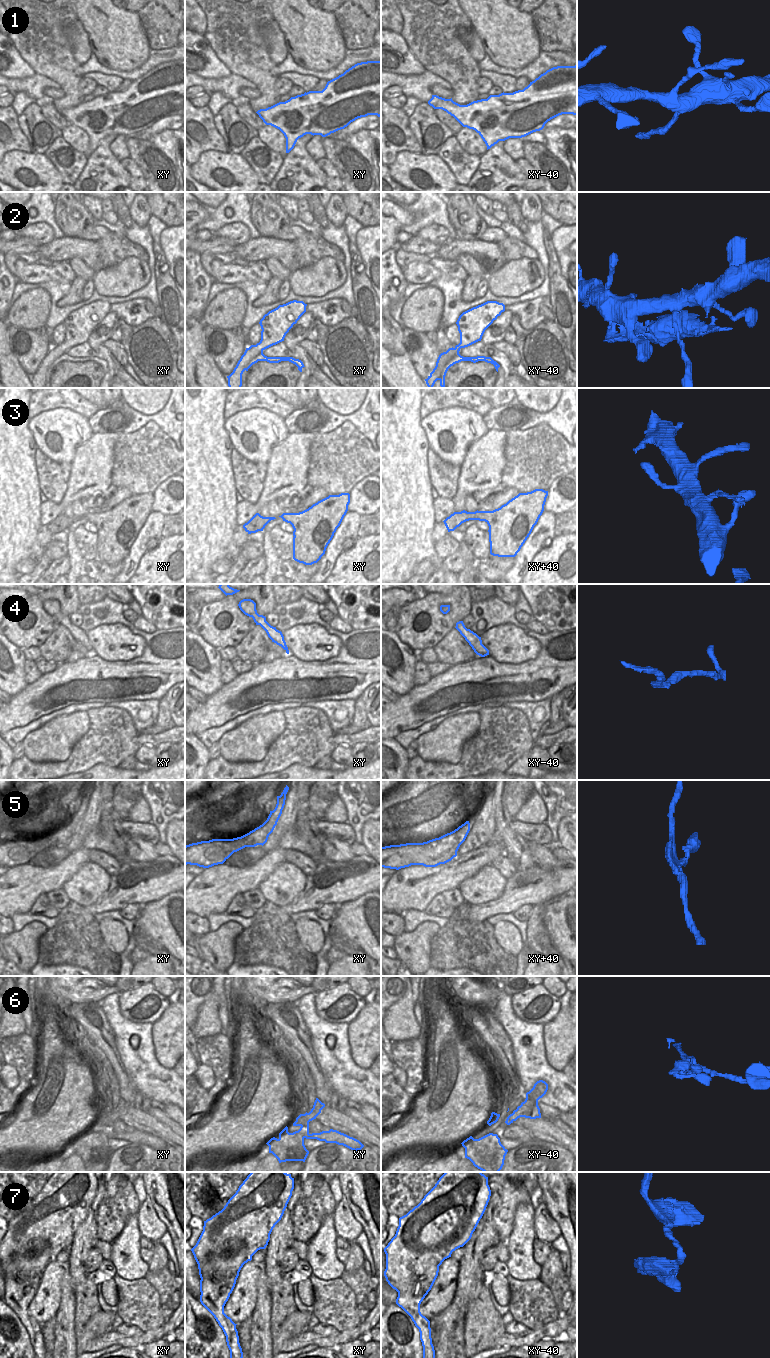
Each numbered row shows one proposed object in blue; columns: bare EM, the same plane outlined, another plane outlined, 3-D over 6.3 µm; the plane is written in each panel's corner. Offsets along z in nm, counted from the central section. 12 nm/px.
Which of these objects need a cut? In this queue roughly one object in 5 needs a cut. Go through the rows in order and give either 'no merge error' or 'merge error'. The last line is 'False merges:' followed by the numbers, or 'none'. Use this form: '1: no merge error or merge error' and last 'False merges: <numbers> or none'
1: no merge error
2: no merge error
3: no merge error
4: no merge error
5: merge error
6: no merge error
7: merge error
False merges: 5, 7

